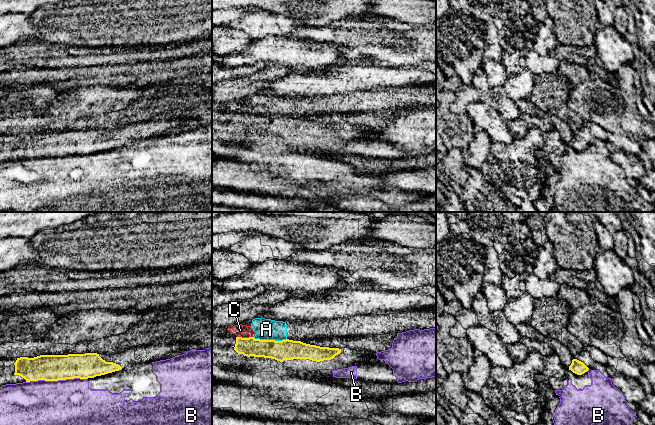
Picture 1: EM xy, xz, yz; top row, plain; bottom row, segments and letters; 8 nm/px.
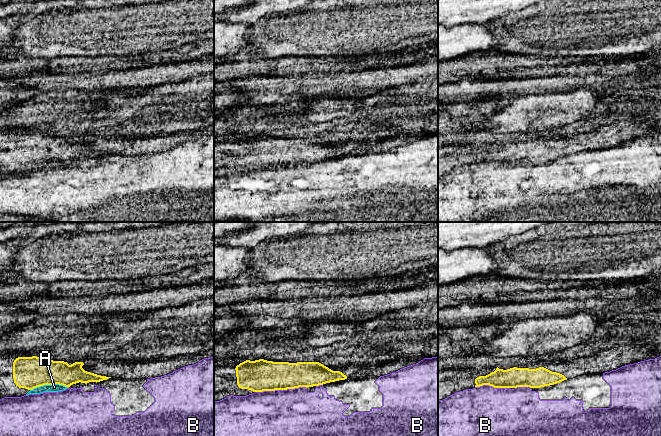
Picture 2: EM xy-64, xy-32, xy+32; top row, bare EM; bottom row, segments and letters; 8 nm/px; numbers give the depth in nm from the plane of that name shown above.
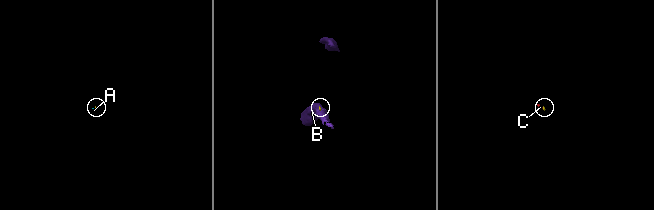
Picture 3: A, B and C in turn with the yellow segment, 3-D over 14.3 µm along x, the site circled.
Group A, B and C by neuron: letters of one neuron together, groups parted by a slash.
A B / C

